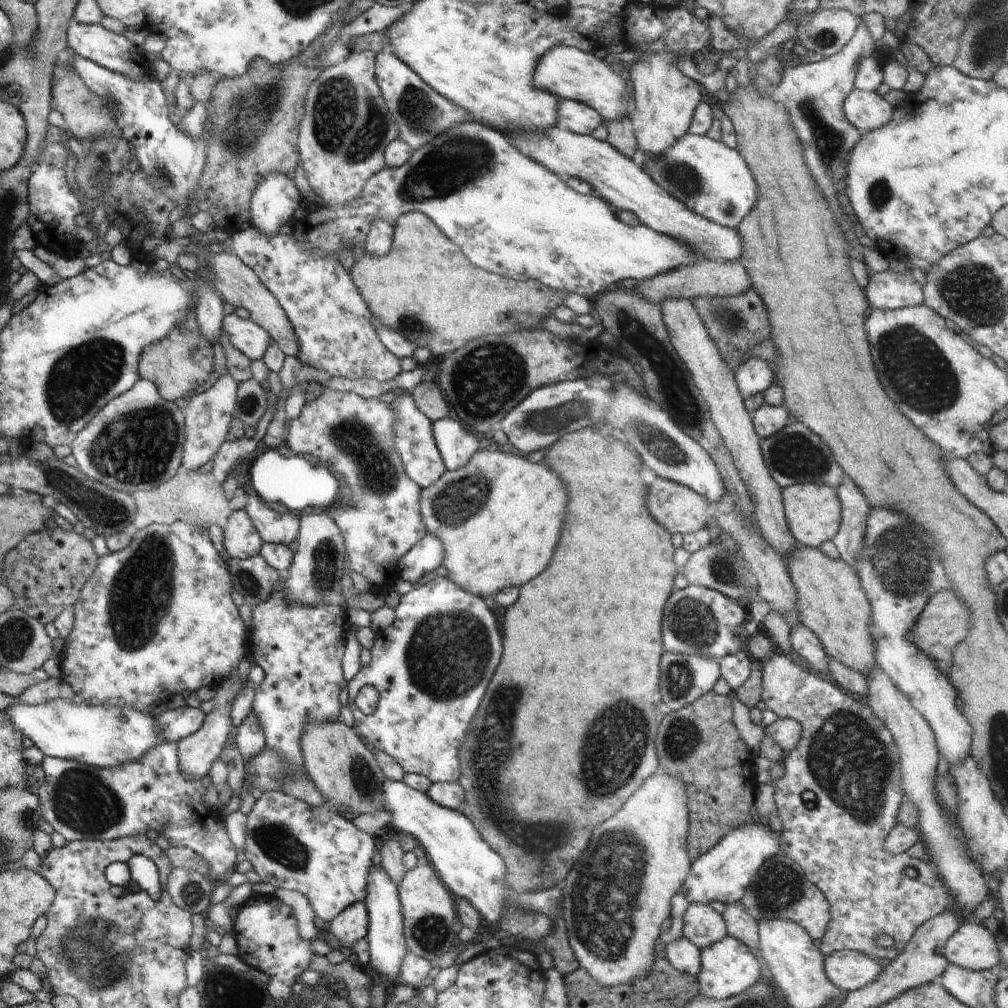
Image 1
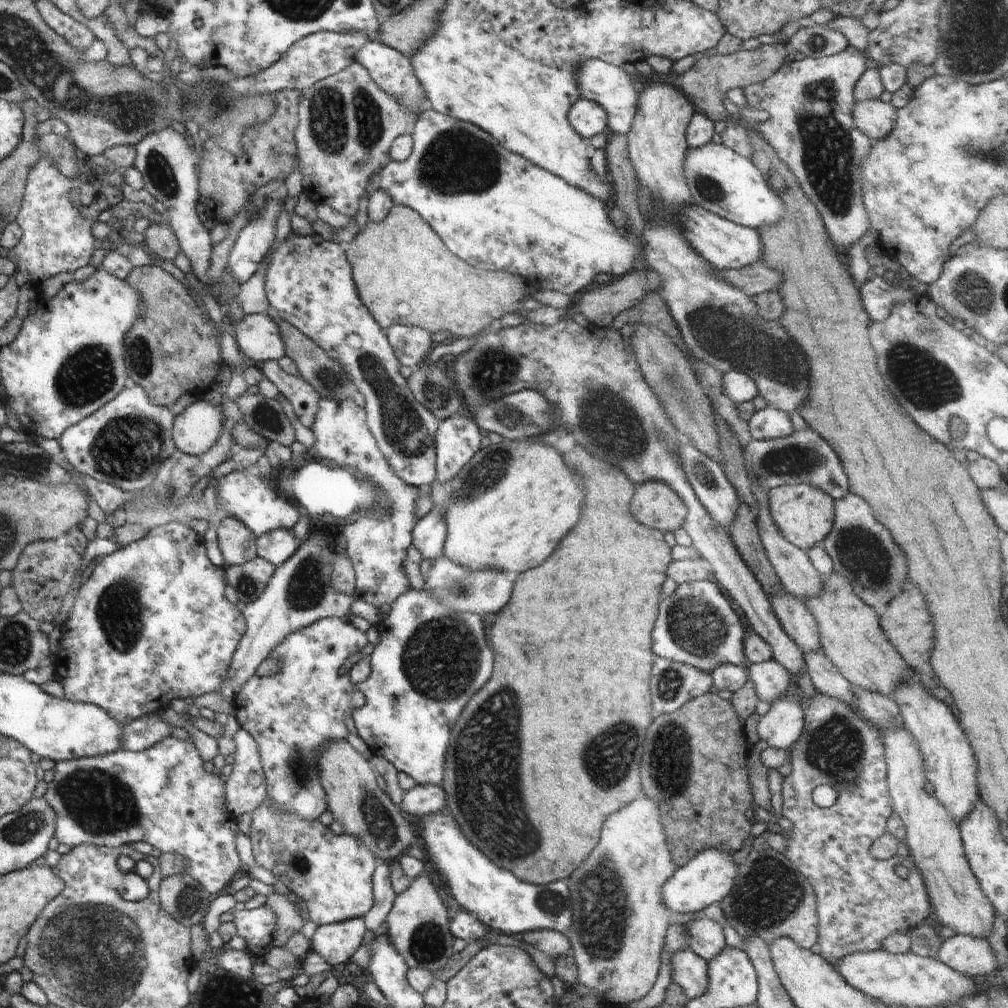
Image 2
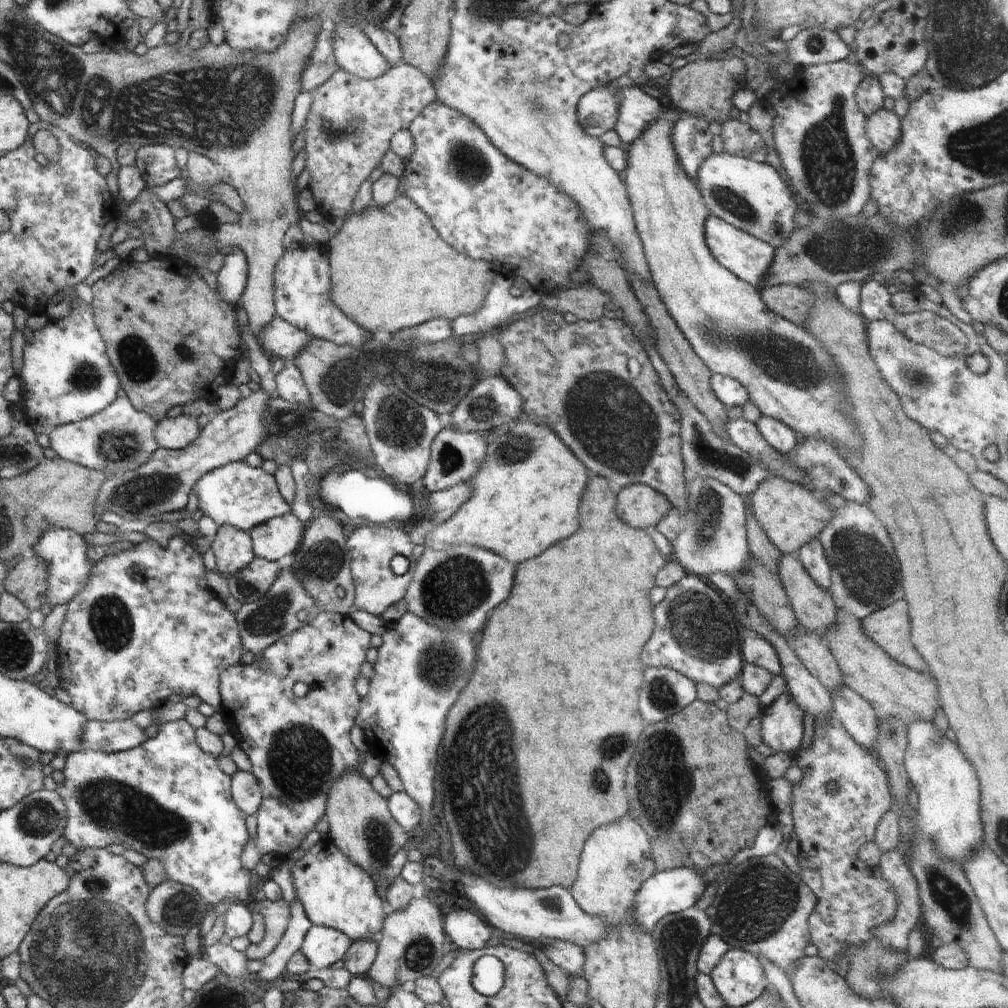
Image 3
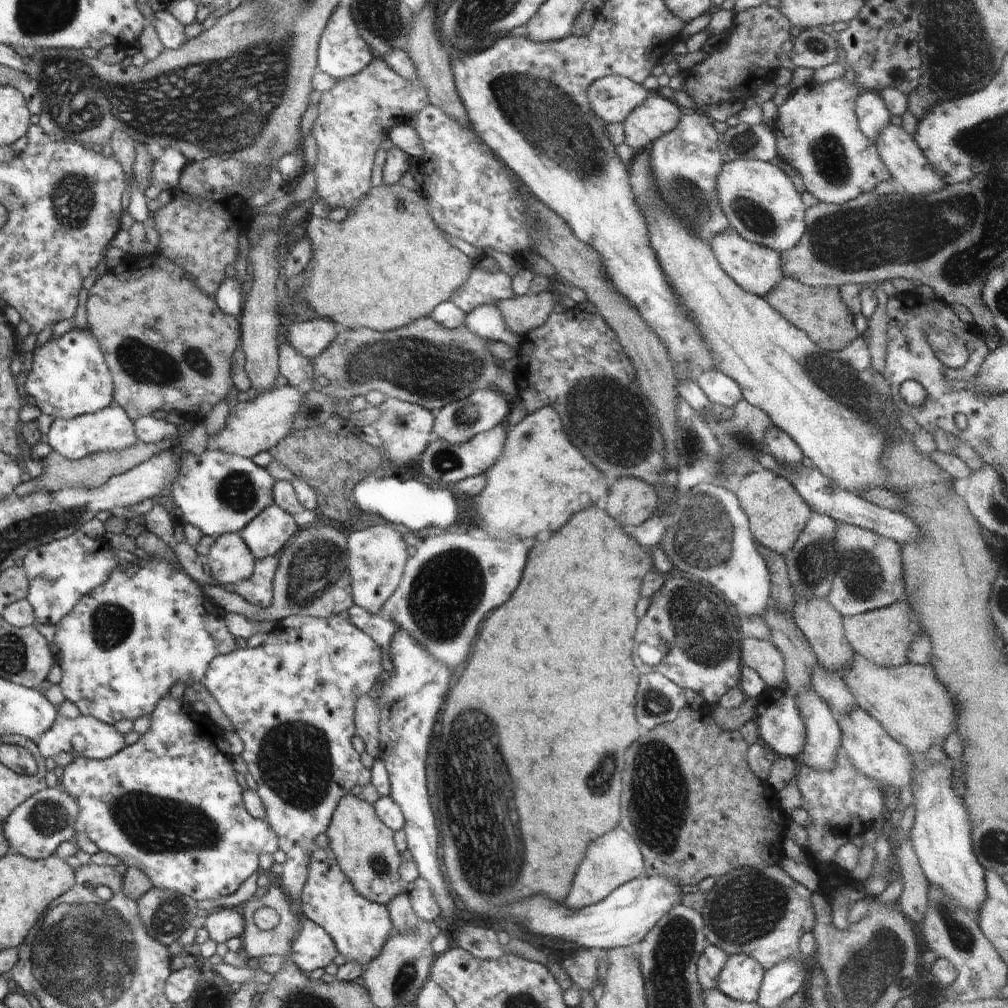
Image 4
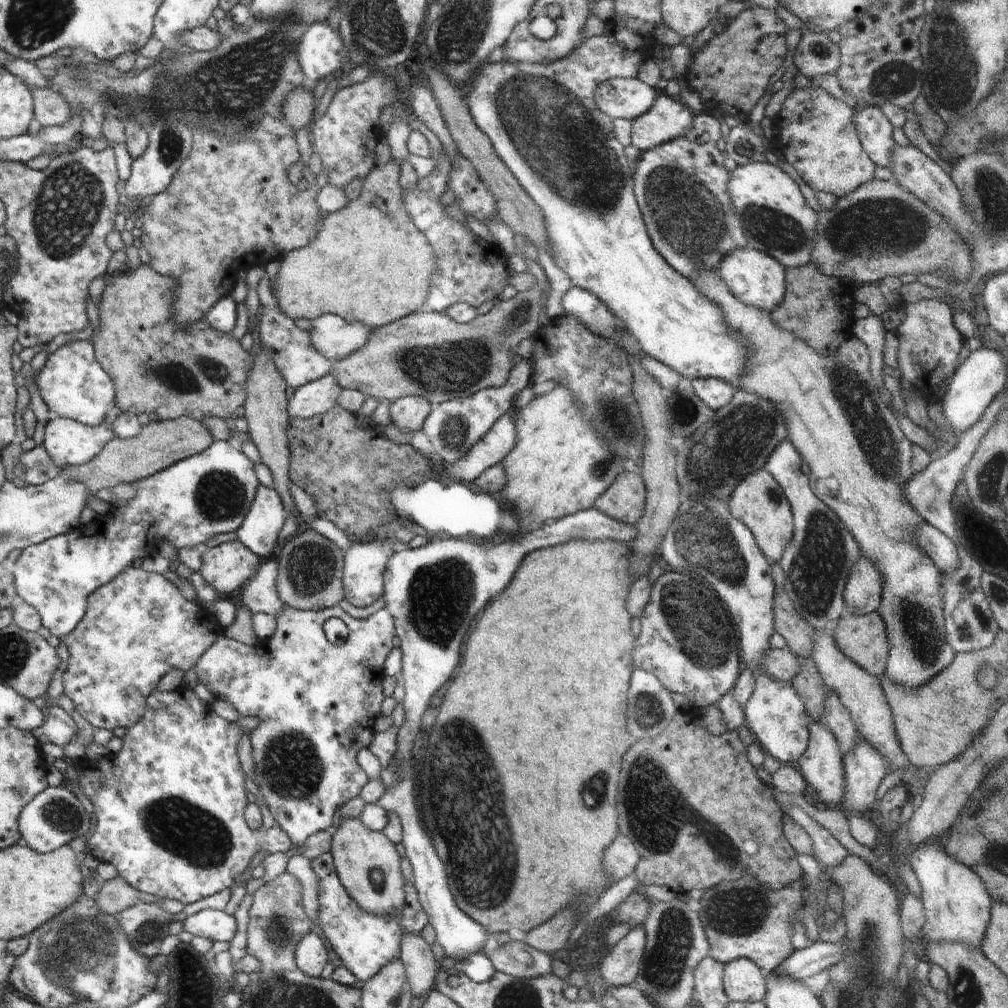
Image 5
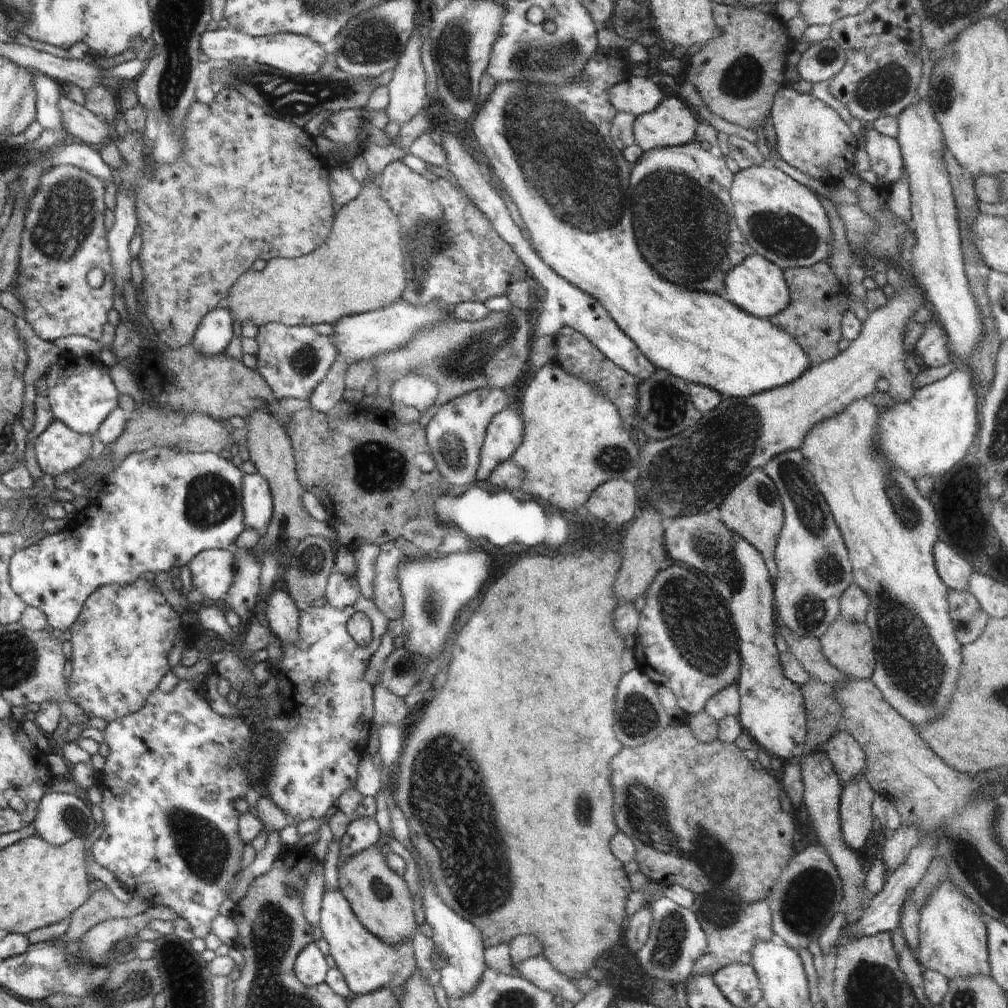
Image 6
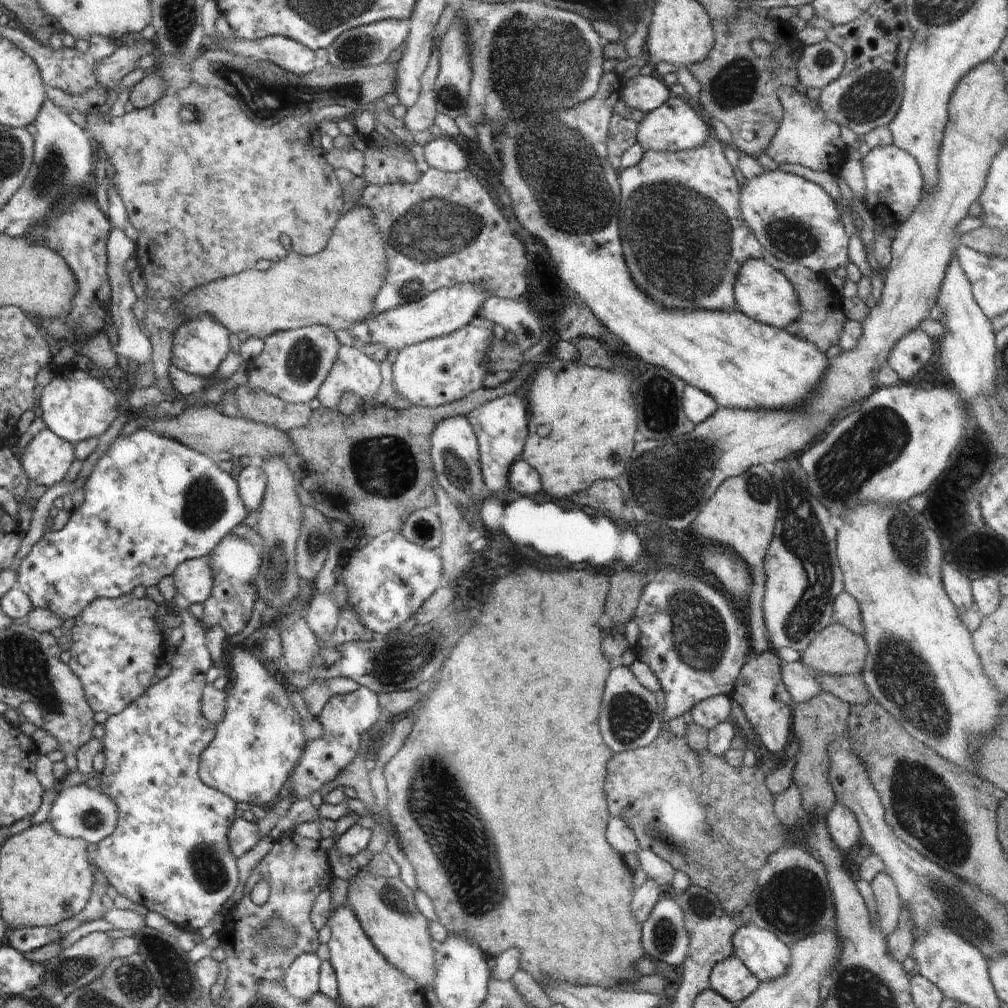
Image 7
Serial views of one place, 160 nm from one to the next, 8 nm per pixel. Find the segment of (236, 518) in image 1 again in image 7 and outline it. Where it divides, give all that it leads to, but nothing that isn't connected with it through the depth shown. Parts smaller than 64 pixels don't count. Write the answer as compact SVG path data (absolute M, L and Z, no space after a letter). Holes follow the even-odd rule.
M209 556L191 559L177 568L172 575L176 594L182 595L190 603L206 603L213 595L213 570L209 562Z

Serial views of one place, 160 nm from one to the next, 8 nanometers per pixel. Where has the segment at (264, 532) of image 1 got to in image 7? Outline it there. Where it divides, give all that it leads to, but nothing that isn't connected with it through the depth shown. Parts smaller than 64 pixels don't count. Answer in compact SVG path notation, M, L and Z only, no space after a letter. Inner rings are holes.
M131 424L116 438L107 454L99 458L90 476L86 478L86 482L82 487L84 490L82 505L72 512L68 522L62 529L44 532L42 538L32 546L32 550L21 561L17 570L17 586L30 598L33 607L48 608L64 621L68 620L68 618L77 618L82 611L85 611L86 607L98 598L114 600L129 595L138 586L144 586L145 588L157 586L162 578L173 575L177 568L186 561L209 556L210 552L213 552L214 548L217 548L218 544L230 532L233 532L235 527L238 527L238 524L244 522L244 518L248 516L249 512L244 506L245 502L240 500L241 492L238 492L239 487L236 486L236 480L230 474L222 472L208 458L208 455L198 454L196 450L181 444L180 441L168 436L162 436L162 432L156 432L154 428L148 428L148 426L139 428Z

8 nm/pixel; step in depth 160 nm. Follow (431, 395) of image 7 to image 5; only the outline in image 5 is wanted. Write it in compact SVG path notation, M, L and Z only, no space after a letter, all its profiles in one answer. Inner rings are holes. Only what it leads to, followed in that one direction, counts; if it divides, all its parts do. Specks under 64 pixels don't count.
M418 395L402 397L389 404L390 422L400 430L413 430L416 433L423 428L431 409L429 400L424 397Z

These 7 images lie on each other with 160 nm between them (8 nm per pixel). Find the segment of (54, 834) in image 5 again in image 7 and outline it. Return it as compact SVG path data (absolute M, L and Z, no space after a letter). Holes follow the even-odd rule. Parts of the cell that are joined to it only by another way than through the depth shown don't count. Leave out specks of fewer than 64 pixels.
M78 784L78 786L72 786L72 788L60 790L58 795L52 799L48 812L50 820L53 821L54 828L62 836L81 839L93 844L101 843L102 840L113 835L119 823L117 802L100 790L88 788L86 784Z

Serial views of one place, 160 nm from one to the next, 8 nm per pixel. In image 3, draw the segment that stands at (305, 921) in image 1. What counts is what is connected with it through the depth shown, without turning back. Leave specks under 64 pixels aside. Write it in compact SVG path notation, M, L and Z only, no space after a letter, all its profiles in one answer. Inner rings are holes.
M266 898L251 904L251 908L253 912L257 911L258 908L260 914L264 916L266 940L264 940L264 946L256 946L256 944L251 943L244 952L246 956L250 956L250 952L258 952L260 948L262 948L262 952L268 950L270 946L274 948L283 937L291 917L290 906L284 899L270 901Z

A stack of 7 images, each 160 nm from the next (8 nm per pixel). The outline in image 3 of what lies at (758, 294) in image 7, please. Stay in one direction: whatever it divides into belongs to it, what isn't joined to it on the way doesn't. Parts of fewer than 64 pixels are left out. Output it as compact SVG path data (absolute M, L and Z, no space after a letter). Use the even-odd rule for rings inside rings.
M708 217L705 222L705 239L712 256L733 275L760 288L774 260L776 249L767 242L737 229L718 217Z

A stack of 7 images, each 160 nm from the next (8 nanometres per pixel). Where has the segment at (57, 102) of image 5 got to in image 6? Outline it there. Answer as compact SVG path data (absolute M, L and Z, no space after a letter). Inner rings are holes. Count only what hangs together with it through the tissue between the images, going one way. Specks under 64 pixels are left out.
M219 88L216 89L215 99L210 103L200 103L195 101L189 106L188 114L186 115L185 122L185 141L187 149L185 150L185 153L183 154L183 157L176 161L175 163L169 164L169 165L158 165L146 152L145 152L145 136L144 134L139 135L138 133L133 133L132 131L128 130L126 134L124 135L124 138L122 138L122 141L117 141L116 138L116 126L112 122L110 124L106 122L102 122L94 113L90 112L90 110L86 109L84 105L79 105L78 103L68 99L66 97L65 93L63 92L60 96L60 100L58 102L58 108L60 108L61 112L61 120L64 121L65 130L67 131L68 136L70 136L73 140L80 140L84 141L85 143L88 143L89 145L99 148L108 142L115 142L117 147L119 148L120 154L122 155L122 158L124 158L124 162L126 162L126 167L122 170L119 170L120 177L121 177L121 184L119 188L126 189L127 191L130 191L131 193L134 193L136 195L136 212L137 212L137 219L138 219L138 226L142 228L142 246L139 255L137 256L137 259L140 261L140 266L143 270L143 281L142 281L142 290L145 294L145 306L144 306L144 312L141 314L141 317L147 324L147 326L150 328L150 330L153 332L153 335L157 338L157 340L160 343L164 343L167 347L170 347L171 349L177 349L178 347L184 347L185 344L190 344L192 340L194 340L197 328L201 324L201 320L205 318L205 315L208 315L210 311L213 311L215 308L222 307L222 304L226 302L229 298L229 294L232 290L230 288L233 288L233 286L236 284L236 280L240 278L240 274L244 274L246 270L250 270L252 268L252 264L254 264L254 260L258 260L258 258L262 258L262 260L270 260L270 258L278 258L278 256L282 256L282 258L296 258L296 256L302 256L302 254L310 254L312 250L315 248L318 248L326 238L328 238L328 234L330 234L330 231L332 230L332 225L334 222L334 217L336 213L336 206L333 203L330 187L329 187L329 176L331 167L329 166L327 162L327 157L322 156L317 151L317 146L315 143L314 138L310 138L308 134L305 132L304 128L301 126L298 126L297 124L290 123L289 120L284 120L282 118L282 114L278 114L278 112L274 112L274 104L273 104L273 111L269 111L267 108L262 107L260 105L255 105L254 103L251 103L249 100L247 100L244 96L242 96L235 88Z

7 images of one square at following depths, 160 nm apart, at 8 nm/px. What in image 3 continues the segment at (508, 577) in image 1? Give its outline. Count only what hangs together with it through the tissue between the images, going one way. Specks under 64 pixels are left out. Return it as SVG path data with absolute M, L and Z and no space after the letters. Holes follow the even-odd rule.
M522 418L521 420L515 421L506 434L496 437L494 442L487 444L486 458L482 461L481 467L471 476L471 479L468 480L468 484L471 488L471 497L466 504L461 504L456 514L453 514L440 526L437 526L428 535L425 535L424 538L415 536L416 542L422 543L425 548L438 550L449 549L454 545L472 545L490 552L496 552L498 556L504 556L504 558L510 560L510 562L524 562L524 560L530 560L530 558L538 556L540 552L544 552L548 546L560 542L562 538L572 536L572 534L580 528L578 506L580 506L580 496L582 496L582 492L584 492L586 480L588 480L586 468L580 464L580 460L576 460L576 456L566 448L566 445L553 430L550 430L546 425L535 425L525 418Z

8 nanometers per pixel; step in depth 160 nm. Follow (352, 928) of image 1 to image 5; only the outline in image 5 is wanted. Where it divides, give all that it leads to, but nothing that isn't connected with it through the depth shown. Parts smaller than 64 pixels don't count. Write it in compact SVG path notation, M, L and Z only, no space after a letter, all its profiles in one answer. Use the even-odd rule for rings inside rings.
M307 932L296 945L295 964L308 976L319 977L328 961L328 944L317 932Z

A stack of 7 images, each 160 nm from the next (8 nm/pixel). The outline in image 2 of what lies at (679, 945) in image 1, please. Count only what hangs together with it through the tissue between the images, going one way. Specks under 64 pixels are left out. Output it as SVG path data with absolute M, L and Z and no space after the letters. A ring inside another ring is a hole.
M682 949L676 951L671 958L671 977L684 994L690 999L698 998L707 991L707 962L694 951Z

